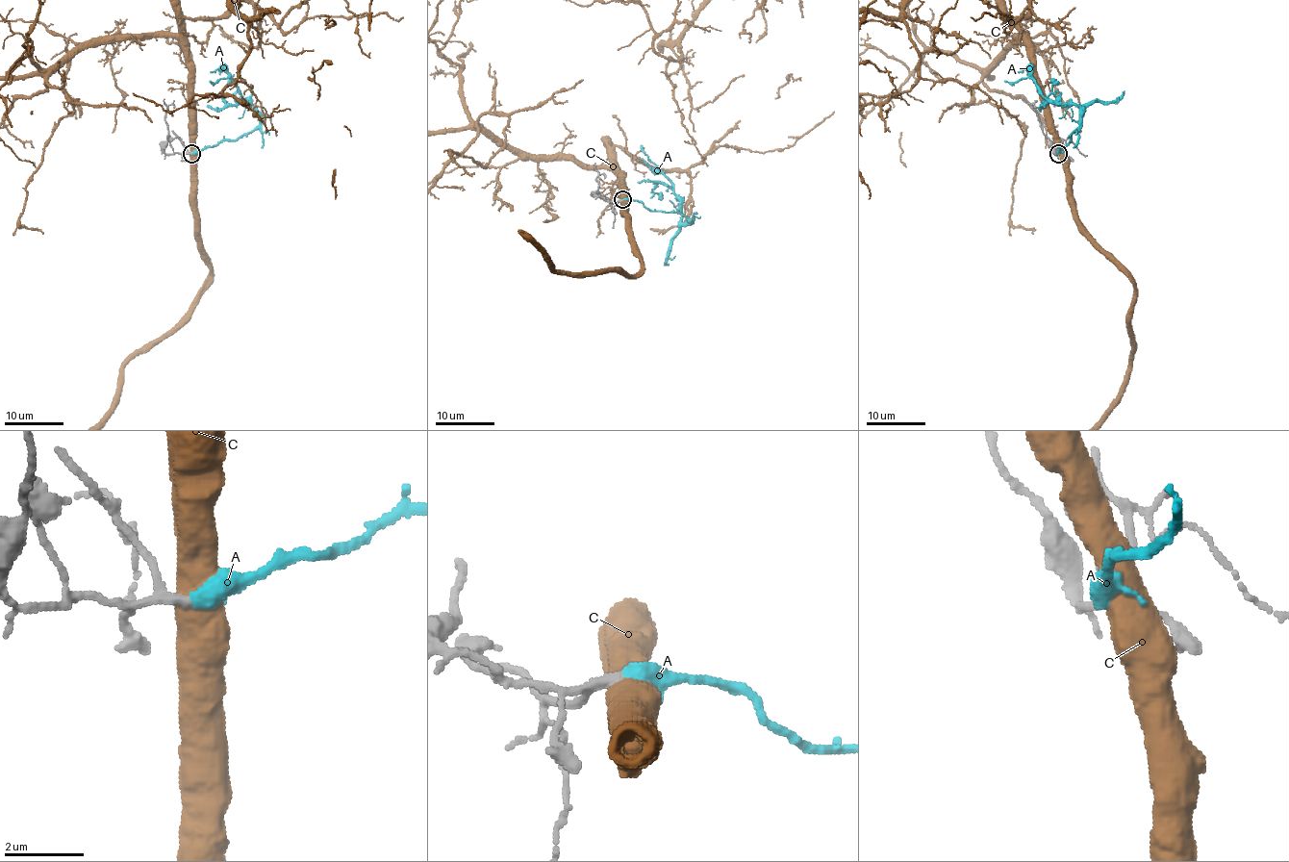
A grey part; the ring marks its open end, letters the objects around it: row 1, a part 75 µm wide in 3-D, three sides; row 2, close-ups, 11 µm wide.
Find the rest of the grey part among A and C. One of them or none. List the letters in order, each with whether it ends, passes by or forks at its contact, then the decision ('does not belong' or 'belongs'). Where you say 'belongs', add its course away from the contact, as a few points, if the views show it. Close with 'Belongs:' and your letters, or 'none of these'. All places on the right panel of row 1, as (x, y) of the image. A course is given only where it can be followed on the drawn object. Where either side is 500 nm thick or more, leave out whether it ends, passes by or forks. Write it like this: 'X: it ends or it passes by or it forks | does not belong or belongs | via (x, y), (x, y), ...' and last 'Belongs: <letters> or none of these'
A: it passes by | belongs | via (1058, 153), (1079, 124), (1080, 109), (1055, 105), (1030, 78), (1004, 81)
C: does not belong
Belongs: A

